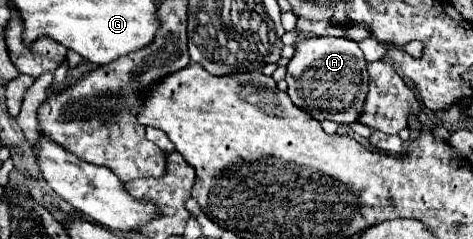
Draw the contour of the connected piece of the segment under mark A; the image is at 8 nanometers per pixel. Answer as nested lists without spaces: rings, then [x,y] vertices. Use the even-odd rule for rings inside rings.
[[[311,37],[295,47],[295,55],[287,65],[287,95],[293,105],[309,113],[313,119],[351,125],[359,121],[365,103],[365,87],[369,85],[367,61],[355,41],[345,37]]]

